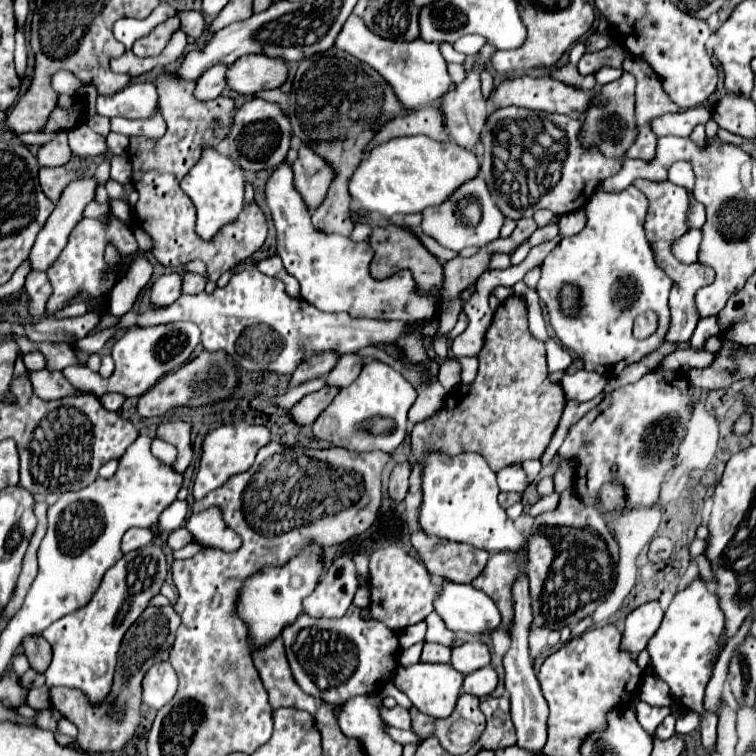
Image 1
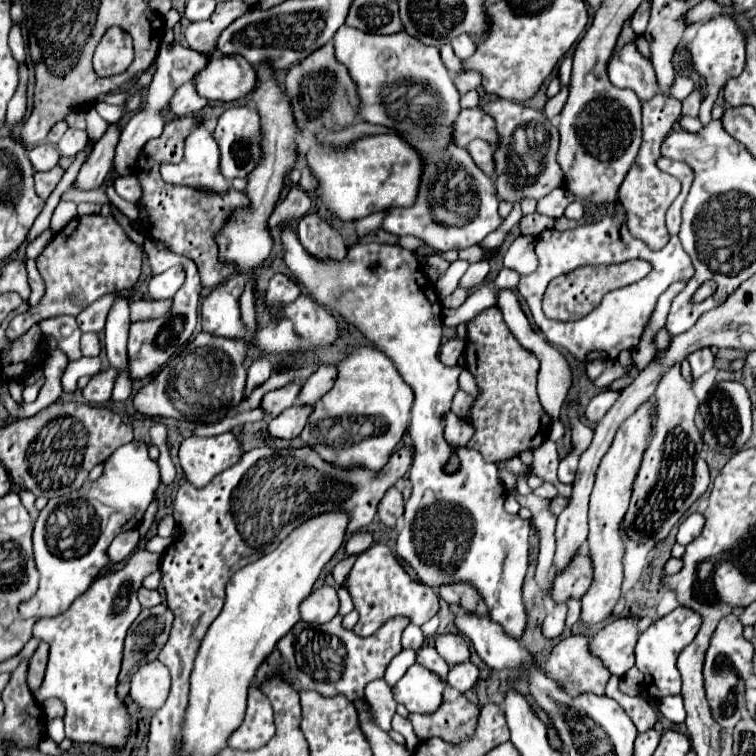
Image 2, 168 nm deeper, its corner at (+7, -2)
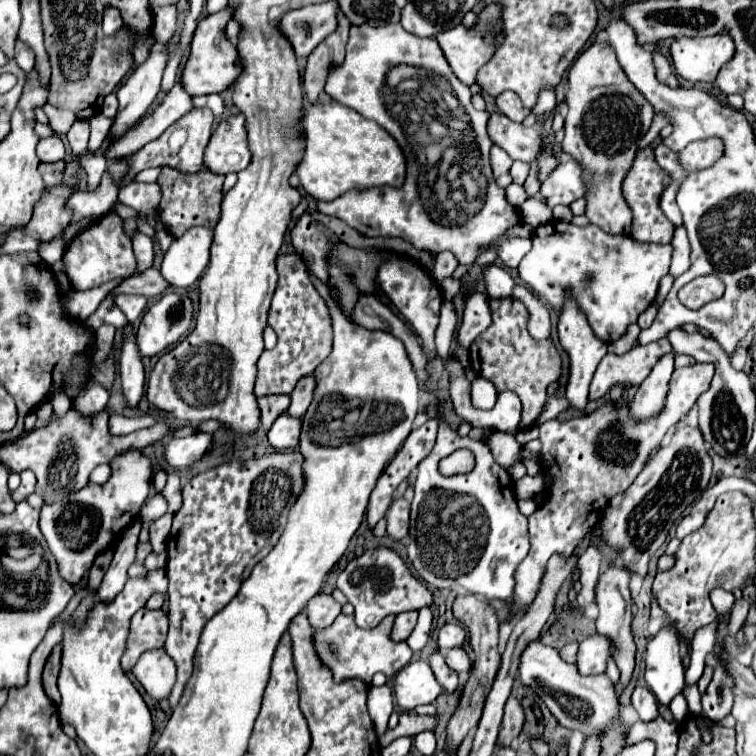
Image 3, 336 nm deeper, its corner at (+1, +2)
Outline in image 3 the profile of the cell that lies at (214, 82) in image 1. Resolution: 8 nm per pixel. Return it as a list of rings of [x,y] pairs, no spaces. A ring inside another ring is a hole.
[[[177,82],[173,86],[173,90],[165,96],[165,100],[153,112],[149,112],[145,118],[139,120],[139,124],[129,128],[127,134],[123,134],[121,138],[107,144],[105,158],[113,160],[115,156],[135,154],[139,148],[143,148],[143,144],[159,138],[173,122],[177,122],[191,108],[193,108],[191,96]]]

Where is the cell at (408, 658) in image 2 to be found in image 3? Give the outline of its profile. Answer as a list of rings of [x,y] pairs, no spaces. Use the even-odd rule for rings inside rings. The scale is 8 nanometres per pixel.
[[[387,684],[379,686],[379,688],[371,686],[367,706],[369,706],[369,714],[373,718],[377,734],[383,734],[387,730],[389,714],[393,712],[393,694],[391,694],[391,688]]]

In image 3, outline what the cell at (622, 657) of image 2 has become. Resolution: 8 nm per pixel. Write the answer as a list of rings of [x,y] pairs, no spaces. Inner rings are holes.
[[[589,636],[579,644],[577,652],[577,668],[579,674],[603,674],[605,664],[609,660],[609,638],[603,636]]]

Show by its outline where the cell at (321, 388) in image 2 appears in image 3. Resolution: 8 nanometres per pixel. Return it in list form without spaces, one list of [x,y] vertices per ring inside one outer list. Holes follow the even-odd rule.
[[[311,376],[299,380],[299,384],[295,386],[295,392],[291,392],[291,404],[287,408],[287,414],[293,418],[301,418],[311,404],[313,390],[315,390],[315,380]]]

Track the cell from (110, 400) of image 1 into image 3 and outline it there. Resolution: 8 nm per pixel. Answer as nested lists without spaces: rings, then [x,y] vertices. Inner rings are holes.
[[[127,326],[125,334],[123,334],[119,370],[121,370],[121,386],[123,386],[123,394],[125,394],[125,404],[127,404],[127,408],[135,410],[139,406],[139,400],[145,390],[145,372],[143,372],[139,348],[133,340],[131,326]]]

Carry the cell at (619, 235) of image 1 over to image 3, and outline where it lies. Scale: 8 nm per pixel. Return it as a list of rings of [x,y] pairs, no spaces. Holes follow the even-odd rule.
[[[549,222],[533,230],[533,248],[519,264],[521,280],[557,312],[563,304],[563,290],[571,288],[581,310],[603,342],[621,338],[629,324],[655,300],[659,280],[669,272],[671,246],[635,242],[631,238],[611,236],[599,226],[585,228],[569,222]]]

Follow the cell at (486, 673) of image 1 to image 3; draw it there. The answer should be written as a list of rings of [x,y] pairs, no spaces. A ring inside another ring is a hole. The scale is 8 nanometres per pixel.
[[[463,646],[449,648],[445,652],[445,662],[447,662],[447,666],[451,670],[455,670],[459,674],[467,674],[471,670],[471,660],[469,660],[469,656],[467,656],[467,652],[465,652]]]

